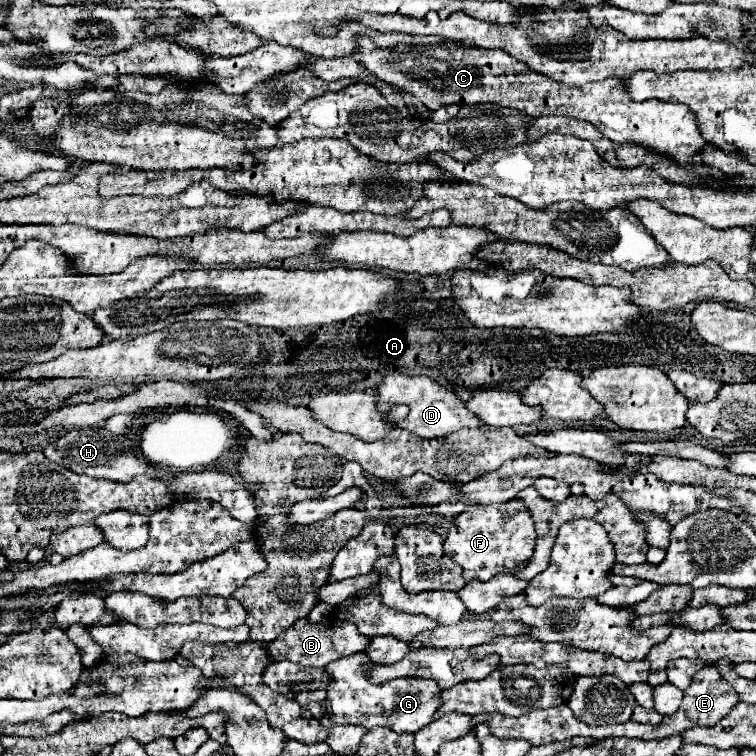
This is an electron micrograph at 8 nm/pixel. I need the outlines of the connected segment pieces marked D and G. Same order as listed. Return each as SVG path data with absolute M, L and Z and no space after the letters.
M388 374L384 384L376 386L376 408L380 410L382 416L386 416L390 412L390 408L398 406L398 404L408 406L410 412L404 420L396 422L396 426L404 428L408 432L414 432L420 438L438 438L438 436L446 436L450 432L456 432L456 430L462 430L462 428L482 426L482 422L476 418L476 414L472 414L454 392L446 390L444 386L440 386L438 382L434 382L428 376Z
M348 656L344 660L336 660L328 664L326 668L334 680L328 686L328 716L320 718L322 726L330 728L336 724L360 724L364 728L374 726L388 726L396 732L416 732L432 722L438 706L440 706L440 688L432 680L422 678L400 678L390 680L386 684L374 686L364 670L362 664L358 664L358 656Z

